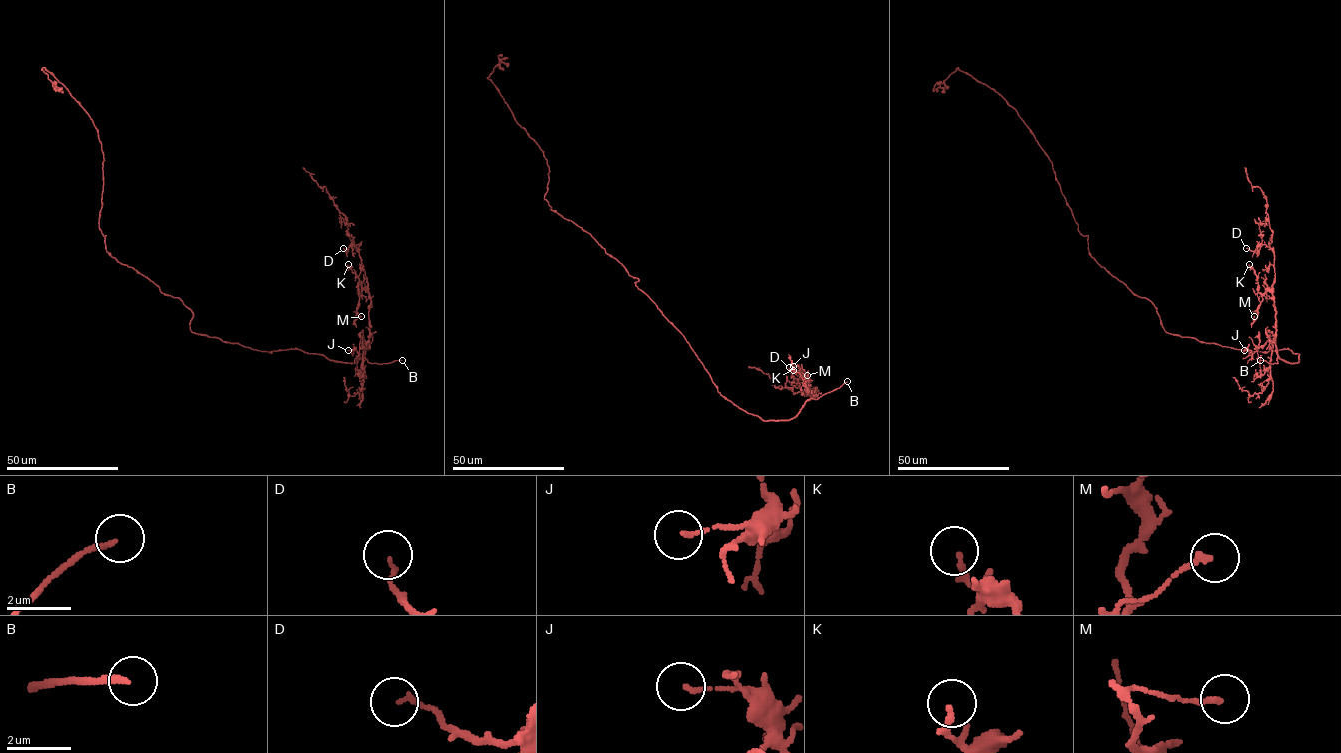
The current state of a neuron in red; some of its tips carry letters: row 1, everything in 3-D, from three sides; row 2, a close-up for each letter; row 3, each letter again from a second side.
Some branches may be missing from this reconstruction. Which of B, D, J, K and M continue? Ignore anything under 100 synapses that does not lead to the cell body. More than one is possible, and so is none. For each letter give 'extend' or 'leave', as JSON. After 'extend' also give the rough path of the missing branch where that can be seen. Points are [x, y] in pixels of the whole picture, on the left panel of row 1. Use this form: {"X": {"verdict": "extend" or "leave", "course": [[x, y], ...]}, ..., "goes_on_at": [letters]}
{"B": {"verdict": "extend", "course": [[402, 360], [403, 364], [394, 373]]}, "D": {"verdict": "leave"}, "J": {"verdict": "leave"}, "K": {"verdict": "leave"}, "M": {"verdict": "leave"}, "goes_on_at": ["B"]}

